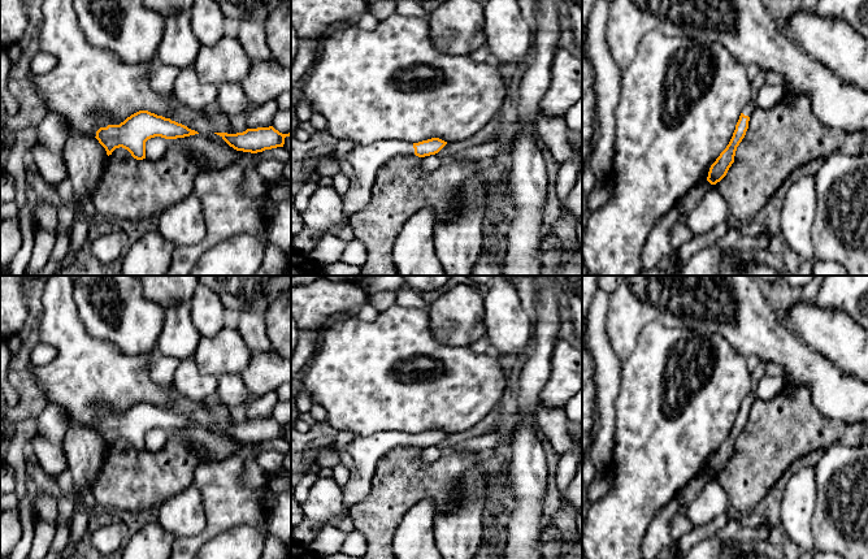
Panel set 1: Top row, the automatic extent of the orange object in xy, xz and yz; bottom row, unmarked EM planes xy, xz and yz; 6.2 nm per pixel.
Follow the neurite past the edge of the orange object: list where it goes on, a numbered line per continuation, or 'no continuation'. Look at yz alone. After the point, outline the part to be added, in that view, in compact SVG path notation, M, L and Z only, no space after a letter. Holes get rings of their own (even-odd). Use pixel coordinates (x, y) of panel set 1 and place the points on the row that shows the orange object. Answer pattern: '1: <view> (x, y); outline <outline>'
1: yz (749, 108); outline M751 100L751 101L748 101L748 103L743 107L742 113L743 113L745 116L751 117L754 109L755 109L755 103Z

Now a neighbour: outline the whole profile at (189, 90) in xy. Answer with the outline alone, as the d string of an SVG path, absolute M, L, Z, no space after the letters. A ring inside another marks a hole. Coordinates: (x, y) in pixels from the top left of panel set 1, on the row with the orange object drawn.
M192 65L181 69L172 91L175 101L182 103L195 110L204 112L207 107L216 101L218 86L203 83Z

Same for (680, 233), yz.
M681 216L670 230L670 243L673 251L678 250L685 242L687 242L691 238L686 220L687 217Z

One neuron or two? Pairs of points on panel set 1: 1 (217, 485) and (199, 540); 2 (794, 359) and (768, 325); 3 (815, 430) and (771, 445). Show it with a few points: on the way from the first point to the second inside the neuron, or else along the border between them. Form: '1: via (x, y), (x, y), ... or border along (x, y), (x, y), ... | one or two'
1: via (217, 498), (217, 520), (212, 527) | one
2: via (786, 351), (768, 333) | one
3: via (804, 430), (785, 430), (781, 434) | one

